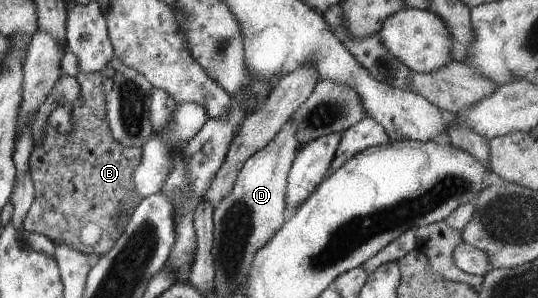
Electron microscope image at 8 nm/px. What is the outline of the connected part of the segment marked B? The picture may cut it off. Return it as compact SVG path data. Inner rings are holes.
M84 72L84 73L82 73L82 75L80 75L80 76L79 76L79 77L78 77L78 80L79 80L79 81L80 81L80 82L81 82L81 88L80 88L80 94L81 94L81 97L82 97L82 98L83 98L83 101L82 101L82 105L81 105L81 106L80 106L80 107L77 107L77 108L76 108L76 107L72 107L72 109L70 109L70 113L71 113L71 120L72 120L72 123L73 123L73 130L72 130L72 131L71 131L71 132L70 132L70 133L67 133L67 134L65 134L65 133L62 133L62 132L61 132L61 131L58 131L58 130L57 130L57 129L56 129L56 128L55 128L55 127L54 127L54 126L53 126L53 125L50 125L50 124L49 124L49 121L48 121L48 124L46 124L46 125L45 125L45 128L44 128L44 129L43 129L43 133L44 133L44 135L43 135L43 138L42 138L42 139L41 139L41 142L38 142L38 143L37 143L37 144L34 144L34 149L33 149L33 150L32 150L32 153L31 153L31 154L30 154L30 157L29 157L29 166L30 166L30 171L29 171L29 172L30 172L30 173L31 173L31 178L32 178L32 181L33 181L33 186L34 186L34 189L35 189L35 198L34 198L34 199L33 199L33 202L32 202L32 205L31 205L31 206L30 206L30 207L29 207L29 210L28 210L28 211L27 211L27 212L26 212L26 217L25 217L25 218L24 218L24 221L23 221L23 228L24 228L24 229L25 229L25 230L26 230L26 231L27 231L27 232L30 232L30 233L32 233L32 234L34 234L34 235L36 235L36 236L38 236L38 237L39 237L39 239L42 239L42 240L47 240L47 241L50 241L50 242L52 242L52 243L54 243L54 244L59 244L59 243L65 243L65 244L66 244L66 245L69 245L69 246L70 246L70 247L71 247L71 248L72 248L72 249L74 249L74 250L76 250L76 251L77 251L77 252L80 252L80 253L83 253L83 254L84 254L84 255L87 255L87 256L88 256L88 257L91 257L91 258L93 258L93 259L98 259L98 258L99 258L99 257L102 257L102 256L103 256L103 255L106 255L106 252L107 252L107 251L110 251L110 248L111 248L111 247L112 247L112 246L113 246L113 245L114 245L114 242L115 242L115 241L116 241L116 240L117 240L117 239L118 239L118 238L119 238L119 235L120 235L120 234L121 234L121 233L122 233L122 232L123 232L123 229L124 229L124 228L125 228L125 225L126 225L126 224L127 224L127 223L126 223L126 222L123 222L123 219L124 219L124 220L129 220L129 217L130 217L130 216L131 216L131 215L132 215L132 212L133 212L133 211L134 211L134 210L135 210L135 207L136 207L136 206L137 206L137 205L138 205L138 204L139 204L139 203L140 203L140 200L141 200L141 199L140 199L140 198L134 198L134 199L133 199L133 194L134 194L134 193L135 193L135 191L134 191L134 189L135 189L135 185L134 185L134 182L133 182L133 175L134 175L134 172L135 172L135 171L136 171L136 168L137 168L137 167L138 167L138 166L139 166L139 163L140 163L140 162L141 162L141 155L142 155L142 153L143 153L143 151L142 151L142 150L141 150L141 149L142 149L142 147L126 147L126 146L123 146L123 145L120 145L120 144L119 144L119 143L118 143L118 142L116 142L116 141L115 141L115 139L114 139L114 137L112 137L112 134L111 134L111 133L110 133L110 128L109 128L109 123L108 123L108 120L107 120L107 109L106 109L106 98L105 98L105 91L104 91L104 88L103 88L103 85L102 85L102 80L103 80L103 77L102 77L102 74L101 74L101 73L100 73L100 72L96 72L96 73L94 73L94 72L92 72L92 73L86 73L86 72ZM123 201L124 201L124 202L125 202L125 209L126 209L126 211L125 211L125 212L124 212L124 213L123 213L123 219L122 219L122 218L121 218L121 215L120 215L120 214L118 214L118 213L119 213L119 208L120 208L120 207L121 207L121 204L122 204L122 203L123 203Z

